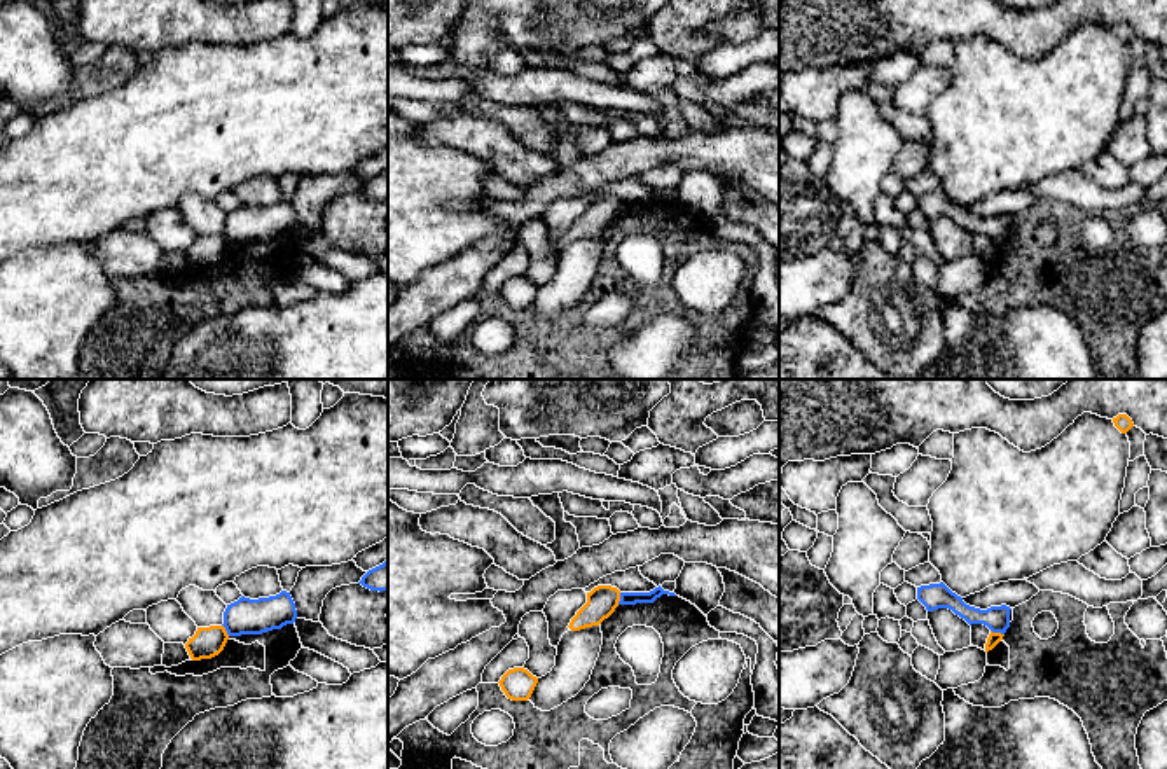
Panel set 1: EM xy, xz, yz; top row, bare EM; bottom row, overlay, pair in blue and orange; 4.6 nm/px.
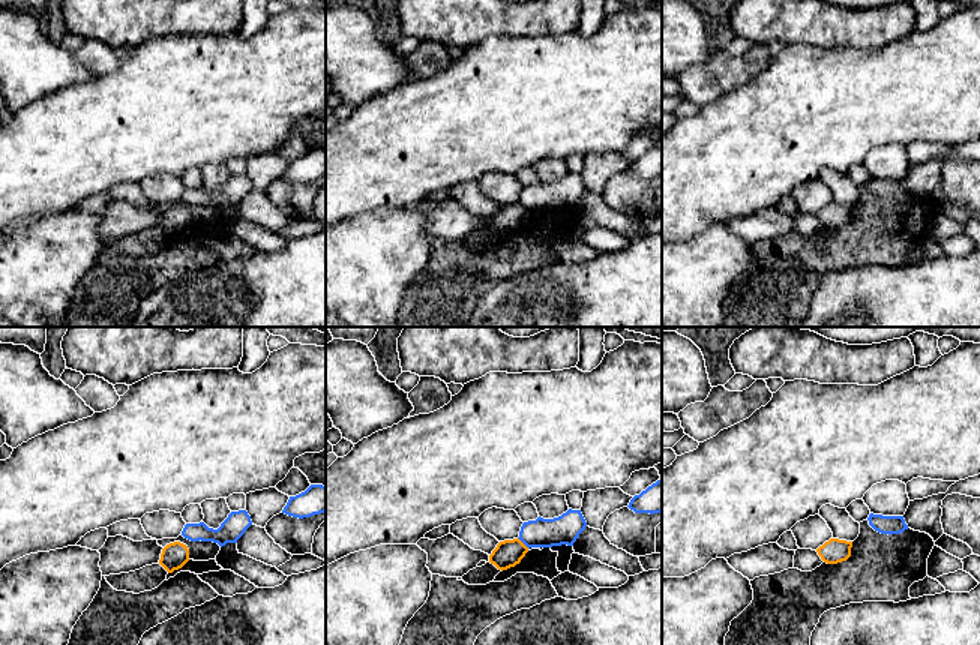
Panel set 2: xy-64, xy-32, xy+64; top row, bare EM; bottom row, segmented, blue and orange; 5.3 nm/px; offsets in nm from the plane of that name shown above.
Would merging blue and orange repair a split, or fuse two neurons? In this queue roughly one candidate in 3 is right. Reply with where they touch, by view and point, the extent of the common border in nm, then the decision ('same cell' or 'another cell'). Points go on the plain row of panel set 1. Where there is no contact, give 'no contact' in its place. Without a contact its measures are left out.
yz (998, 240) | 70 nm | another cell

